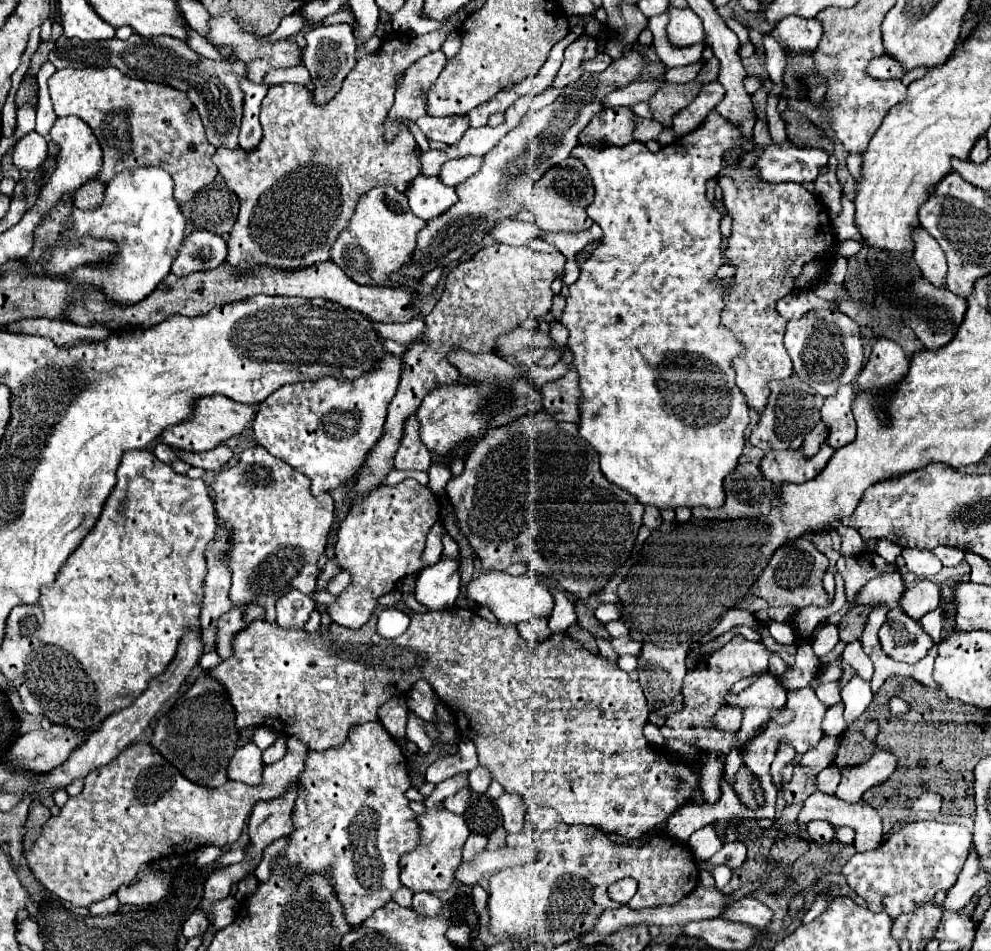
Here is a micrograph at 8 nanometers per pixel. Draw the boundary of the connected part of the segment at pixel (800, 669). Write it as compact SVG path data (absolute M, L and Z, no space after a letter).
M802 642L798 644L796 662L784 674L780 674L780 684L786 690L798 690L798 688L810 686L818 674L818 668L820 668L820 662L812 652L810 642Z

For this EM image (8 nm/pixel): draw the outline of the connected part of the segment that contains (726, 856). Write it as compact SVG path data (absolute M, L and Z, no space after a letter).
M728 842L728 844L724 844L724 848L722 848L718 854L714 854L710 860L706 860L706 862L698 860L698 868L700 868L700 872L702 872L702 870L712 870L714 866L726 864L728 868L736 870L736 868L740 868L744 862L746 862L746 844L744 844L744 842Z

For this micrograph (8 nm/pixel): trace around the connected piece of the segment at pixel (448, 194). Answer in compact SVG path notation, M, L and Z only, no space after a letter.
M416 176L406 190L410 210L422 220L432 220L444 214L452 204L458 202L456 192L450 186L444 186L436 176Z

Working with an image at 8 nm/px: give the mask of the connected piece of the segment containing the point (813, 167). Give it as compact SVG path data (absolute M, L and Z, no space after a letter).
M790 140L784 144L770 142L756 156L756 172L762 182L814 182L826 166L828 156L818 148L798 148Z

